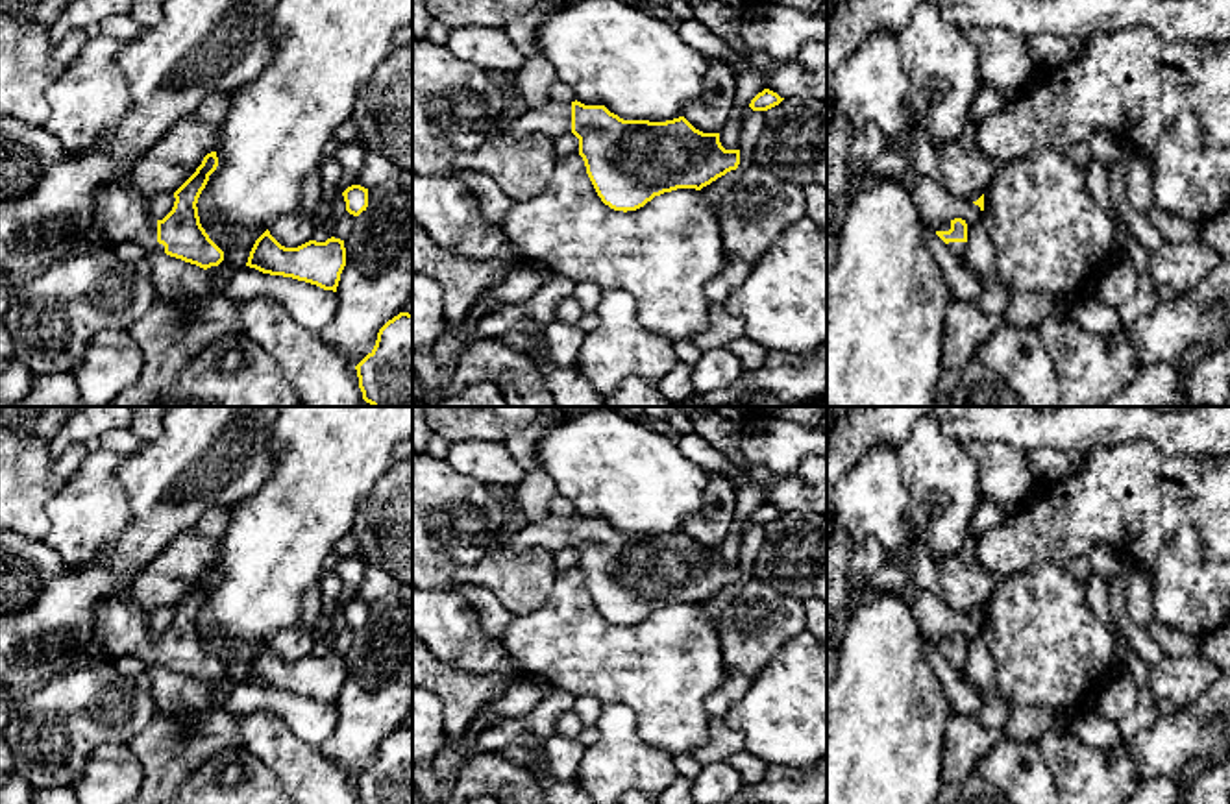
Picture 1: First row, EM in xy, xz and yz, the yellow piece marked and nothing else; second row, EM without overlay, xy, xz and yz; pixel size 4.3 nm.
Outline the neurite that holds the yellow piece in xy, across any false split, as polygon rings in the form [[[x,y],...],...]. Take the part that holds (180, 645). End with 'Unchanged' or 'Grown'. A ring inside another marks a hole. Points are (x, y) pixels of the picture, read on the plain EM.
[[[216,566],[207,567],[196,586],[174,606],[174,621],[163,634],[148,627],[148,615],[131,597],[131,584],[122,586],[94,608],[94,640],[102,643],[109,660],[133,654],[146,665],[166,667],[203,684],[218,680],[224,665],[202,641],[196,621],[216,580]]]. Grown

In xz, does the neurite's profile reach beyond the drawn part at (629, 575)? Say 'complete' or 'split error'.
split error

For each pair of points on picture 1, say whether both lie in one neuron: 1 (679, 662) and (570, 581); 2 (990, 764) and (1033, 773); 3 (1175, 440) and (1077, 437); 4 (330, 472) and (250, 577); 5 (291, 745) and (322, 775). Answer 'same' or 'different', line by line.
1: same
2: same
3: same
4: same
5: same

